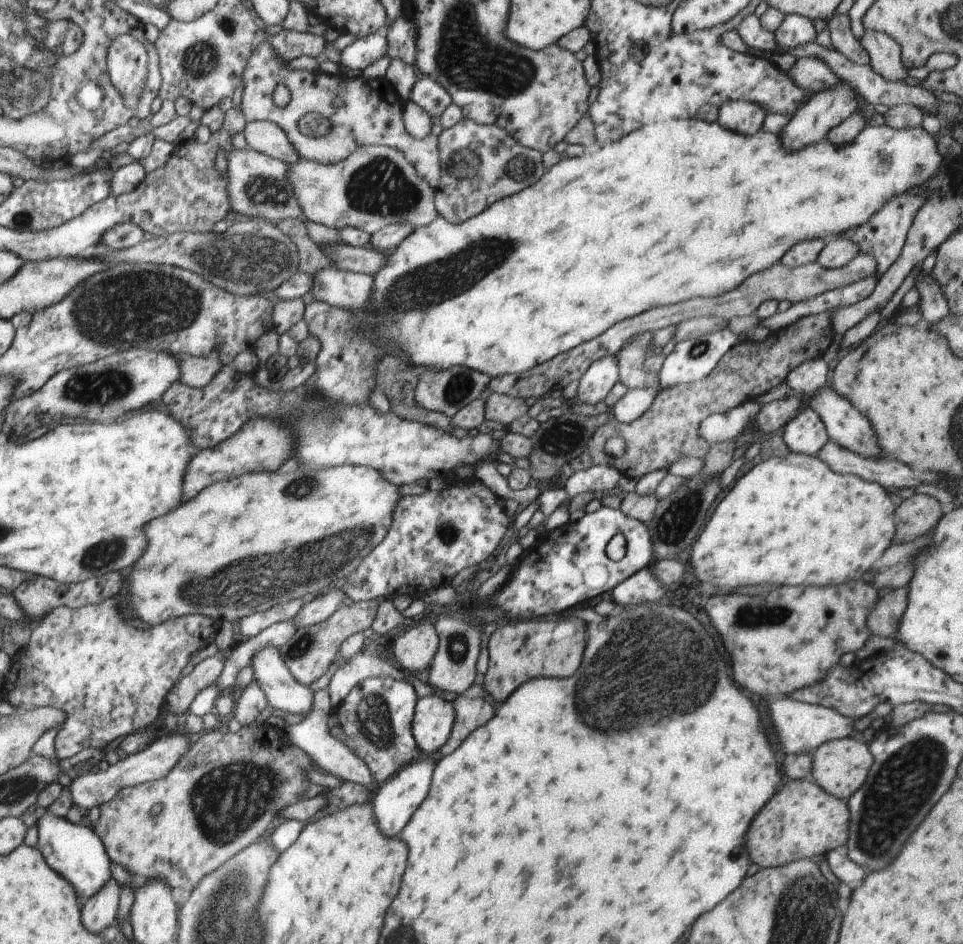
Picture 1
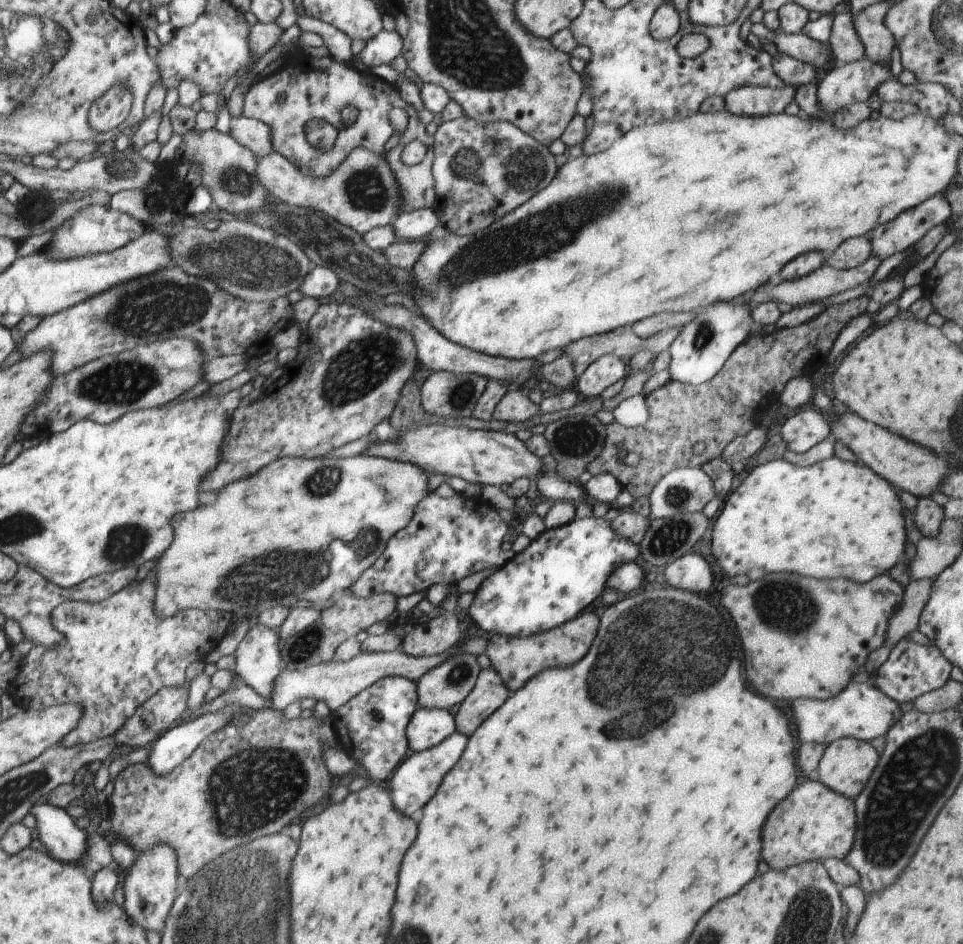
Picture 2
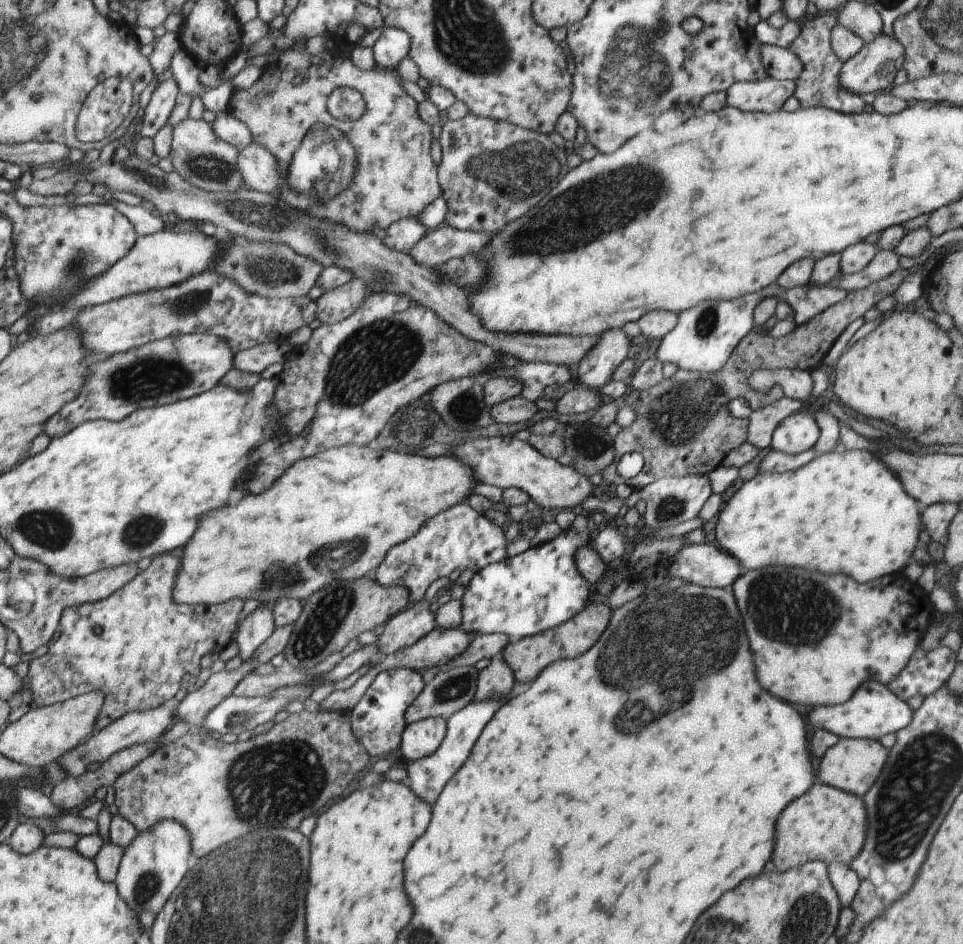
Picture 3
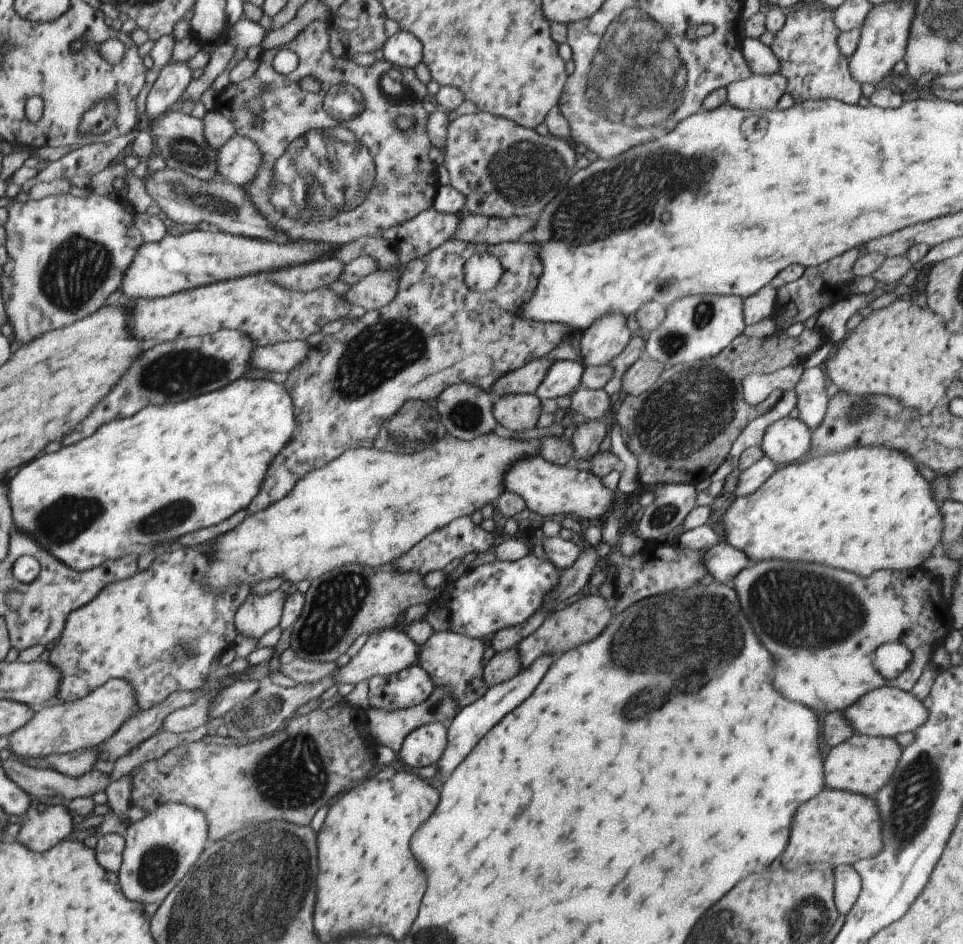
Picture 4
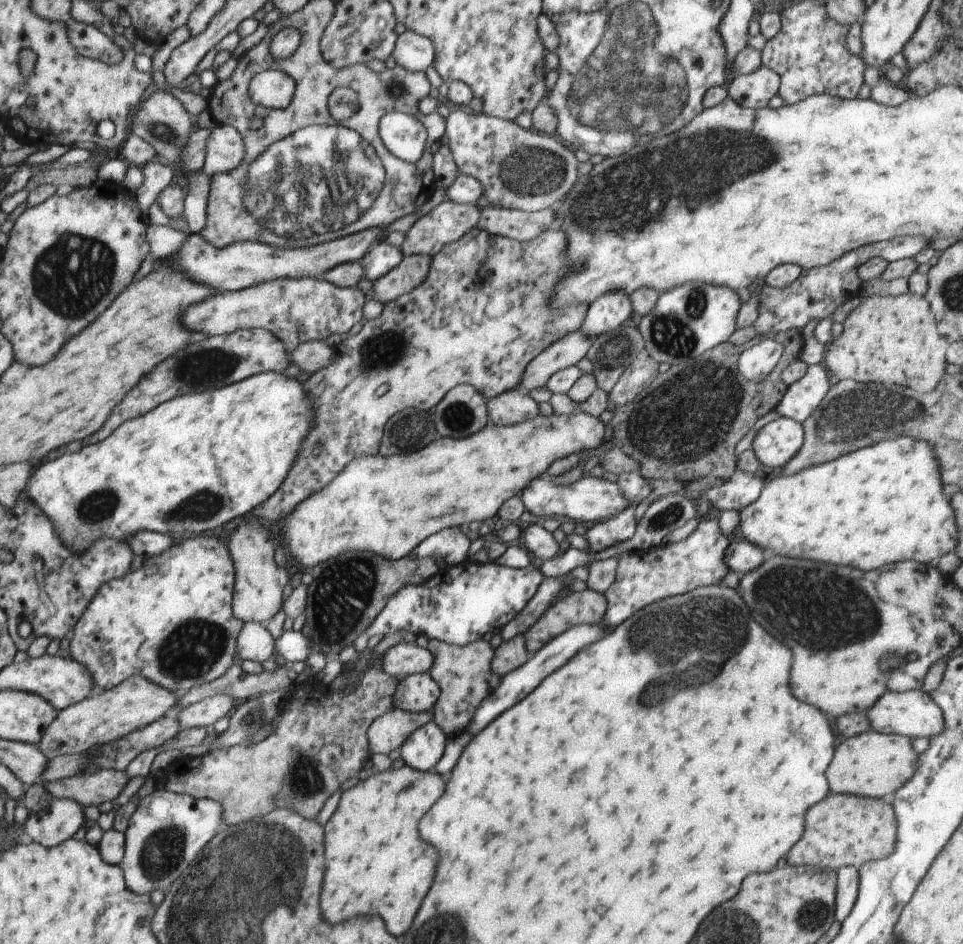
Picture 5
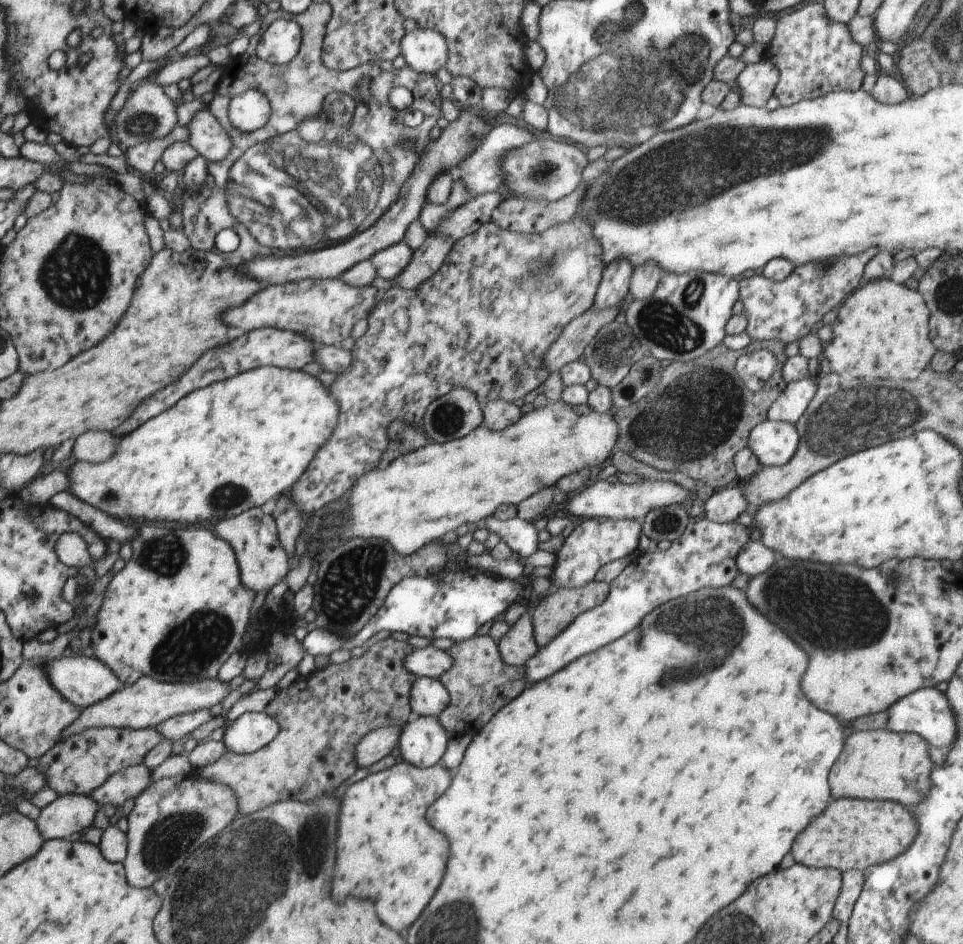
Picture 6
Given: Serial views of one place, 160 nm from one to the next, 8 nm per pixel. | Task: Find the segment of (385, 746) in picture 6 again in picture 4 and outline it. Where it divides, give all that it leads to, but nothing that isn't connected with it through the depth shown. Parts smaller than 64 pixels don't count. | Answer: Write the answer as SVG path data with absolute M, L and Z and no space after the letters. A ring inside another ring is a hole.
M435 686L434 692L428 696L428 699L417 706L394 710L394 712L376 710L376 708L370 707L367 710L368 726L370 726L370 734L372 734L372 738L376 744L390 747L395 753L401 750L404 738L406 738L412 730L434 722L440 722L447 728L458 712L458 702L456 702L456 698L452 696L452 690L450 690L450 688L444 688L444 686Z

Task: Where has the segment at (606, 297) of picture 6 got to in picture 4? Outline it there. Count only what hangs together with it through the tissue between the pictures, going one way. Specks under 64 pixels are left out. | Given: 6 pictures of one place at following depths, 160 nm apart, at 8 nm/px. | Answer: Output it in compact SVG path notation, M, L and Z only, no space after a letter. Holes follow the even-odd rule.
M622 312L604 314L588 330L578 333L574 343L585 368L609 365L630 344L632 334Z

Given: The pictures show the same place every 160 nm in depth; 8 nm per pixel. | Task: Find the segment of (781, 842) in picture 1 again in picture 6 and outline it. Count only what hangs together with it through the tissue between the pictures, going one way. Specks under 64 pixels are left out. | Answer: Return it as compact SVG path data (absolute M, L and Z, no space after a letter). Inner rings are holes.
M842 797L832 799L828 808L796 836L791 850L796 863L809 867L832 867L841 873L852 869L865 871L901 855L914 842L918 833L919 826L912 810L902 803Z

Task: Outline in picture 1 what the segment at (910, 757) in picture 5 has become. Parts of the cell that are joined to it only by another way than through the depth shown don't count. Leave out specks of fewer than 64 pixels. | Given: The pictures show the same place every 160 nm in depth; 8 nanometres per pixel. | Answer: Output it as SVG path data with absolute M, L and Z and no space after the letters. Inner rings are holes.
M845 737L822 744L812 754L812 771L810 774L824 792L828 792L828 794L847 802L848 798L855 794L856 790L859 790L860 786L864 784L873 765L874 758L867 744L851 737Z

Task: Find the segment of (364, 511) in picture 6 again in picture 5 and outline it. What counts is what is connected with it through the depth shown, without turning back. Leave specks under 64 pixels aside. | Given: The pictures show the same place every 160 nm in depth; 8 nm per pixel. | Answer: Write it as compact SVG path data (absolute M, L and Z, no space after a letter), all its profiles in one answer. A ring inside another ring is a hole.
M577 405L569 415L538 414L512 426L496 426L488 420L480 432L468 438L440 438L414 454L390 456L386 460L382 456L358 456L356 462L348 462L328 486L310 494L284 518L280 535L297 567L316 566L348 550L372 550L388 560L397 561L412 554L423 540L441 530L470 522L489 522L503 502L520 495L535 479L546 476L553 462L602 446L604 430L602 421Z

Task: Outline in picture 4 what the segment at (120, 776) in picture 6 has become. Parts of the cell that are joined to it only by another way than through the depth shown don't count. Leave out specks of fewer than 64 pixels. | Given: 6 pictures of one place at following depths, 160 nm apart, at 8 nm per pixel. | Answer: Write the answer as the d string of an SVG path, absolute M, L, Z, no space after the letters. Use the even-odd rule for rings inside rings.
M9 754L3 755L3 770L16 784L26 790L37 801L48 799L49 797L60 796L63 799L64 804L69 804L74 798L92 797L96 792L105 792L106 788L111 784L110 776L108 774L102 774L95 768L78 776L78 778L70 778L70 776L64 776L60 772L56 772L53 769L35 768L34 766L28 766L15 757Z

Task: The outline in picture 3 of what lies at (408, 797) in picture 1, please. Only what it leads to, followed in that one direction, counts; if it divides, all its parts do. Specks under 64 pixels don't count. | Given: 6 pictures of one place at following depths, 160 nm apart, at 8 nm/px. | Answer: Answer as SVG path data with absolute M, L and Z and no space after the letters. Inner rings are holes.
M510 692L508 697L492 697L484 699L483 701L471 701L464 708L456 711L447 721L447 733L438 747L438 750L430 756L414 761L413 764L407 768L408 777L407 784L421 799L433 805L444 786L448 784L458 768L466 762L466 758L470 756L473 746L476 744L478 737L482 734L484 727L492 720L496 712L502 708L514 696L515 692Z

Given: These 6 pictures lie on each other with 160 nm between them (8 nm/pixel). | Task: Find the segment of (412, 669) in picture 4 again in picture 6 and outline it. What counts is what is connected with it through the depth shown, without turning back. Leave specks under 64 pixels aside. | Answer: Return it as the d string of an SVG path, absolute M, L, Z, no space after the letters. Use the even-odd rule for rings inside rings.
M432 677L416 678L409 697L413 717L430 715L438 718L451 701L449 692L440 679Z

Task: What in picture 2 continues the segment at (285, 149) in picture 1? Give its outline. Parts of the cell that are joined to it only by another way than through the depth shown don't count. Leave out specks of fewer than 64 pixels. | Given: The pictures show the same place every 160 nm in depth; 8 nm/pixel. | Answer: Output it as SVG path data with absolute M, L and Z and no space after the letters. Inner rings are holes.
M243 116L231 118L229 136L238 144L250 148L256 157L268 156L274 151L270 126L260 120Z

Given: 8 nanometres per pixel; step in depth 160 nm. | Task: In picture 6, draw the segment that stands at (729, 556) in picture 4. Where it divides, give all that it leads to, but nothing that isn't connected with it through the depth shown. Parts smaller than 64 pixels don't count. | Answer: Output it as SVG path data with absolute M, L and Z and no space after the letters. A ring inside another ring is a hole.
M748 541L738 553L736 564L740 572L755 577L766 572L777 558L776 552L762 541Z

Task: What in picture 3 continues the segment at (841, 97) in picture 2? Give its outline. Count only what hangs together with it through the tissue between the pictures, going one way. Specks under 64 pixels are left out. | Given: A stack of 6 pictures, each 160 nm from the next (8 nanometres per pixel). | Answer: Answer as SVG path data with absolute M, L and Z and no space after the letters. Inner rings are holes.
M882 33L870 44L864 43L864 48L856 56L843 63L840 78L838 78L840 86L852 94L858 94L858 96L864 96L868 93L883 93L888 90L890 84L894 83L897 72L903 67L904 54L905 49L896 38Z

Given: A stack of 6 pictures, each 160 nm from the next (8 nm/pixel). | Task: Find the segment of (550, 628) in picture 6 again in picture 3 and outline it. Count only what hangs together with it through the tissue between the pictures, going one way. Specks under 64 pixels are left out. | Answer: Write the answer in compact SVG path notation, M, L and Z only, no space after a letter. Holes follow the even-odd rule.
M588 604L588 606L584 606L583 610L580 610L579 614L572 616L570 620L566 620L564 624L560 624L556 628L527 636L516 643L509 643L500 656L512 669L518 688L524 688L527 684L534 682L540 672L555 661L574 658L574 656L580 656L586 650L590 650L608 627L611 614L612 610L607 604Z

